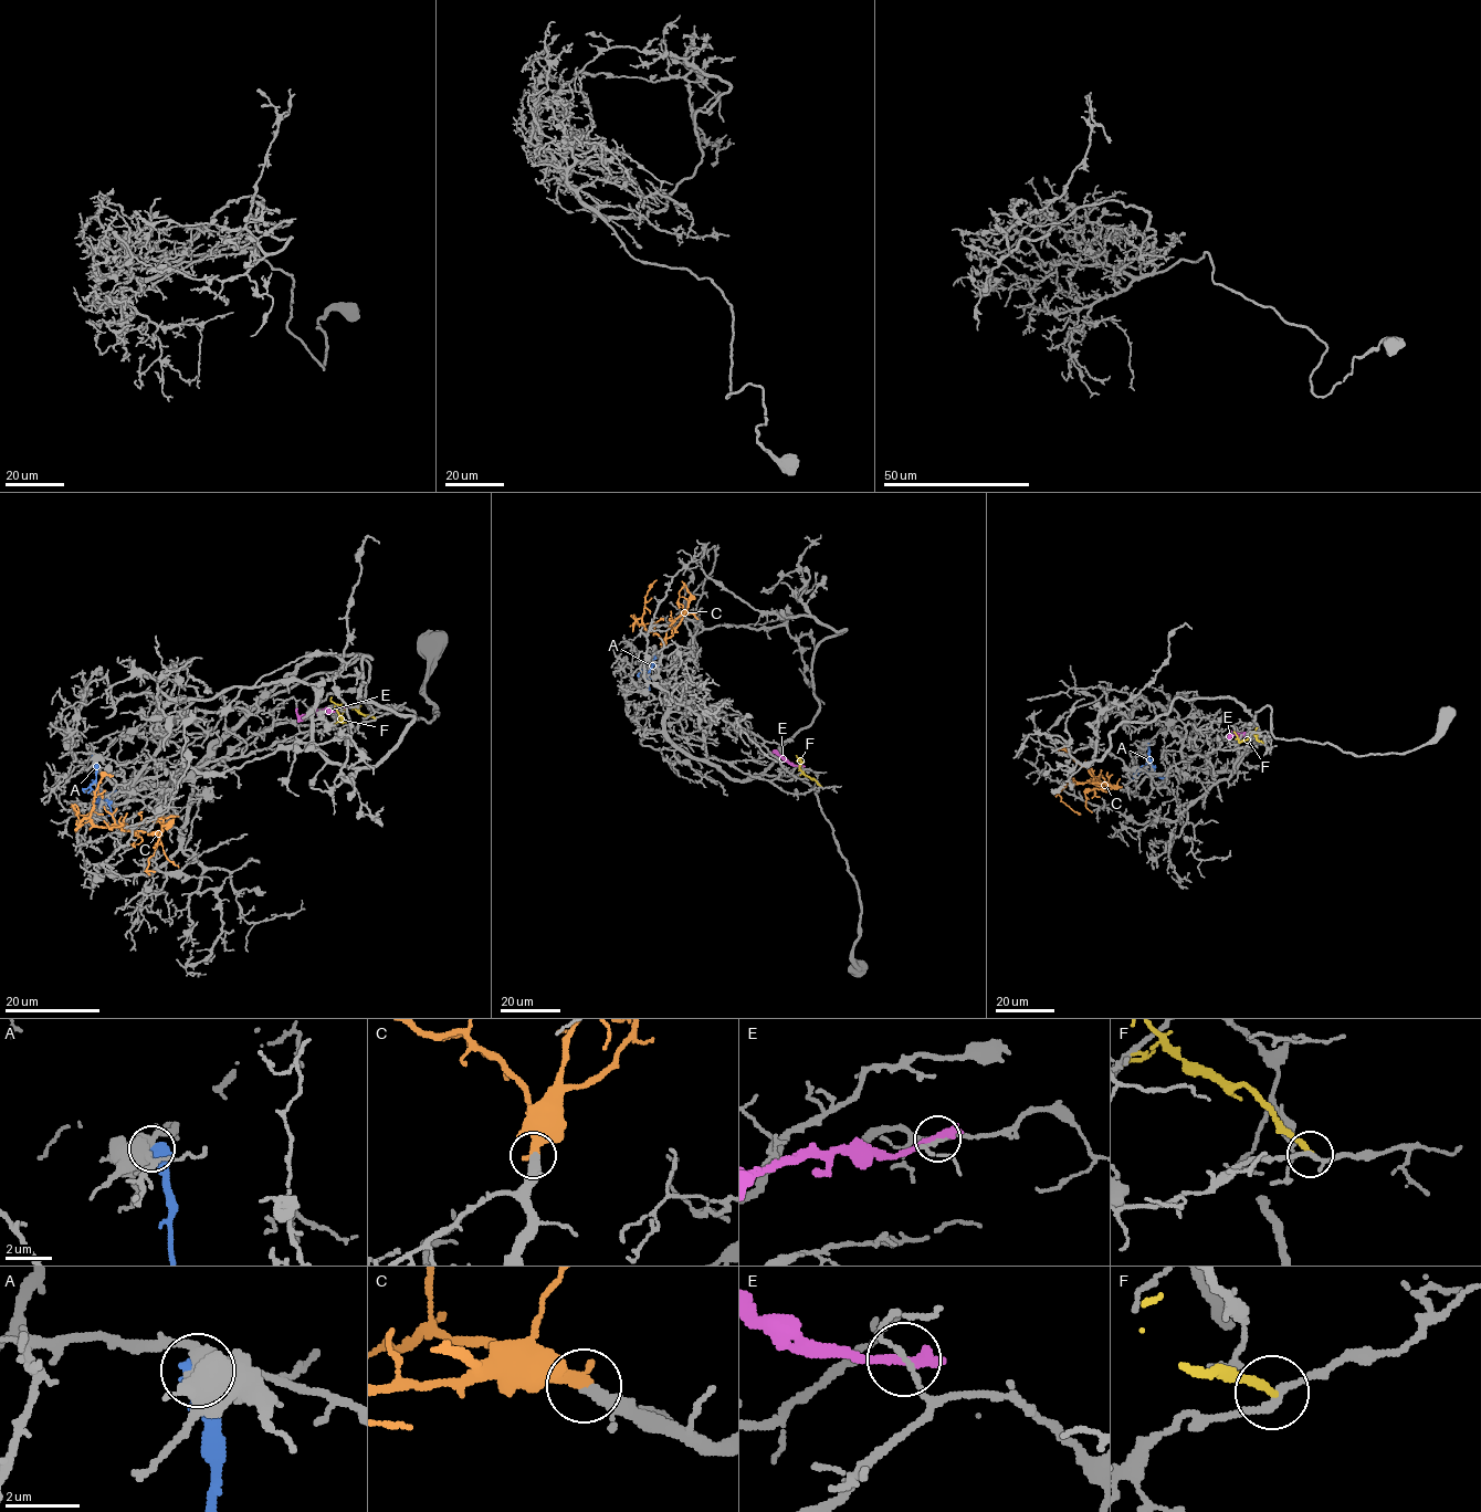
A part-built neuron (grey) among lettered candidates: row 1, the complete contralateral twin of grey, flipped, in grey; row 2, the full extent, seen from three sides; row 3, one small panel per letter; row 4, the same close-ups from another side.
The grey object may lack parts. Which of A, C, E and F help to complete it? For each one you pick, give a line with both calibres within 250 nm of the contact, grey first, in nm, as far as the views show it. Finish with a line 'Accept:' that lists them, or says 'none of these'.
C: 280/460 nm
Accept: C

